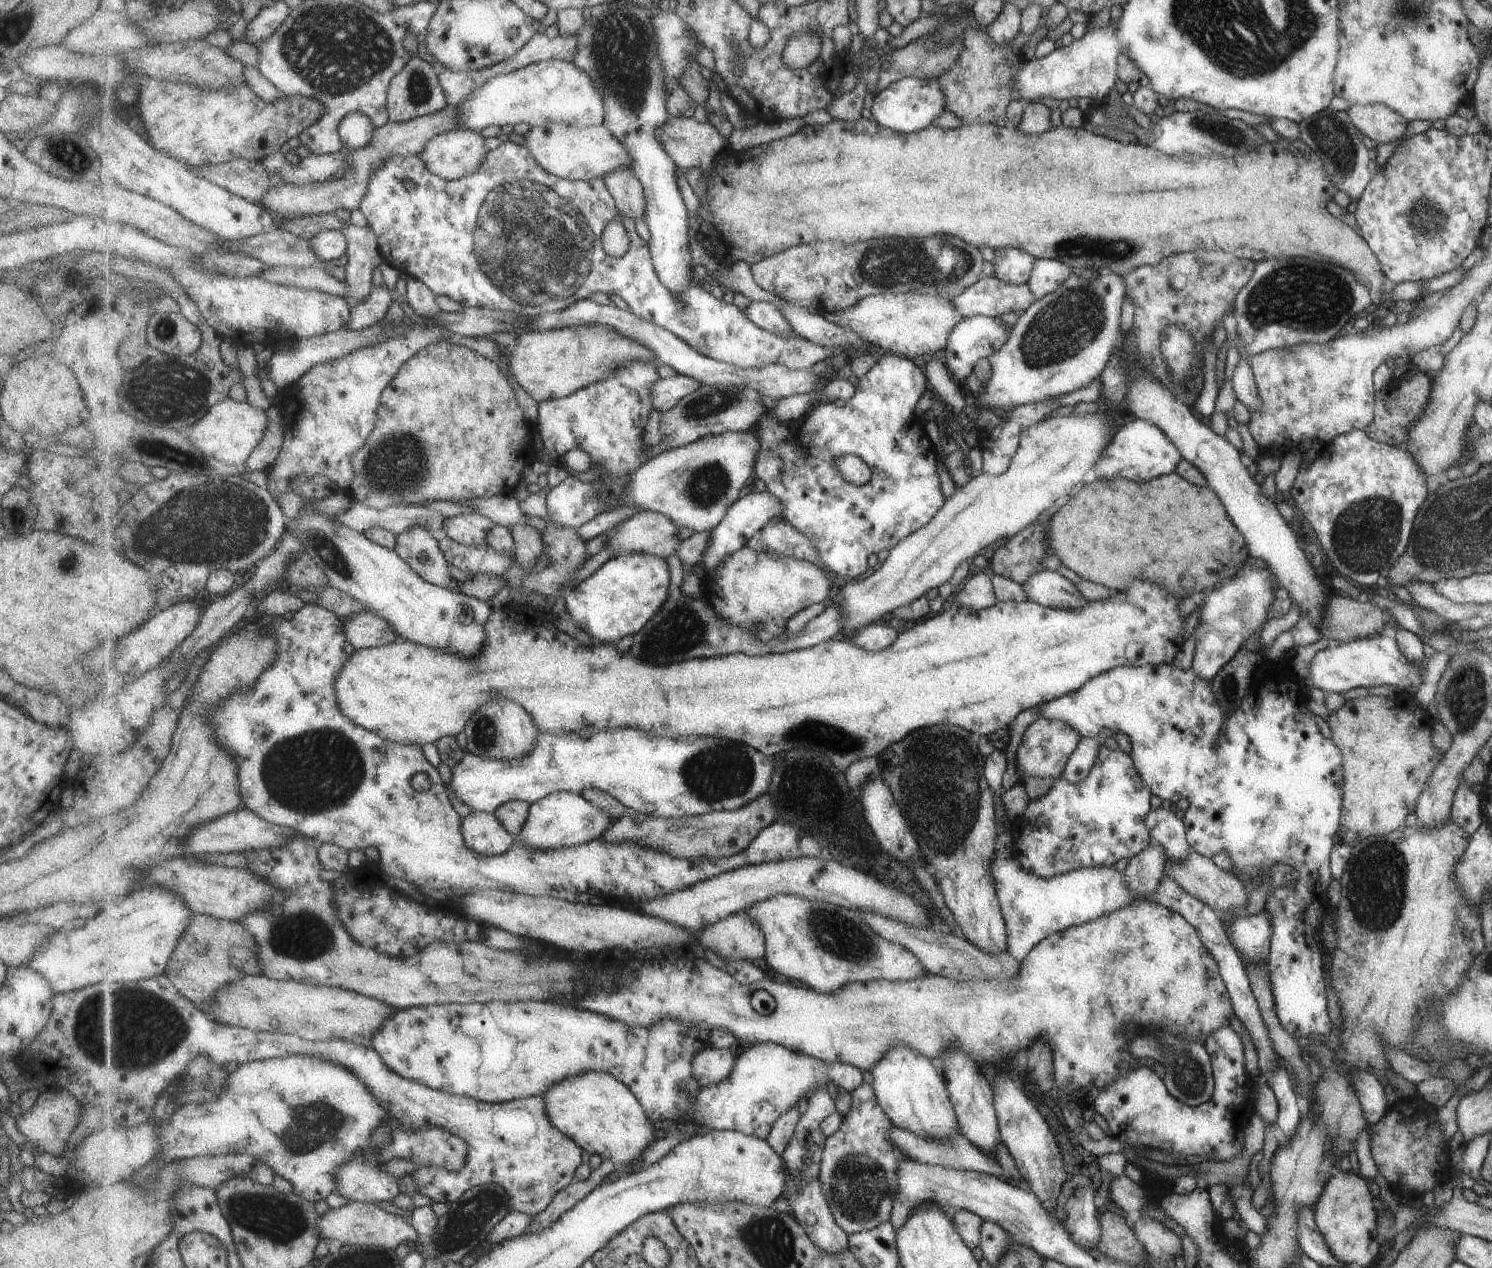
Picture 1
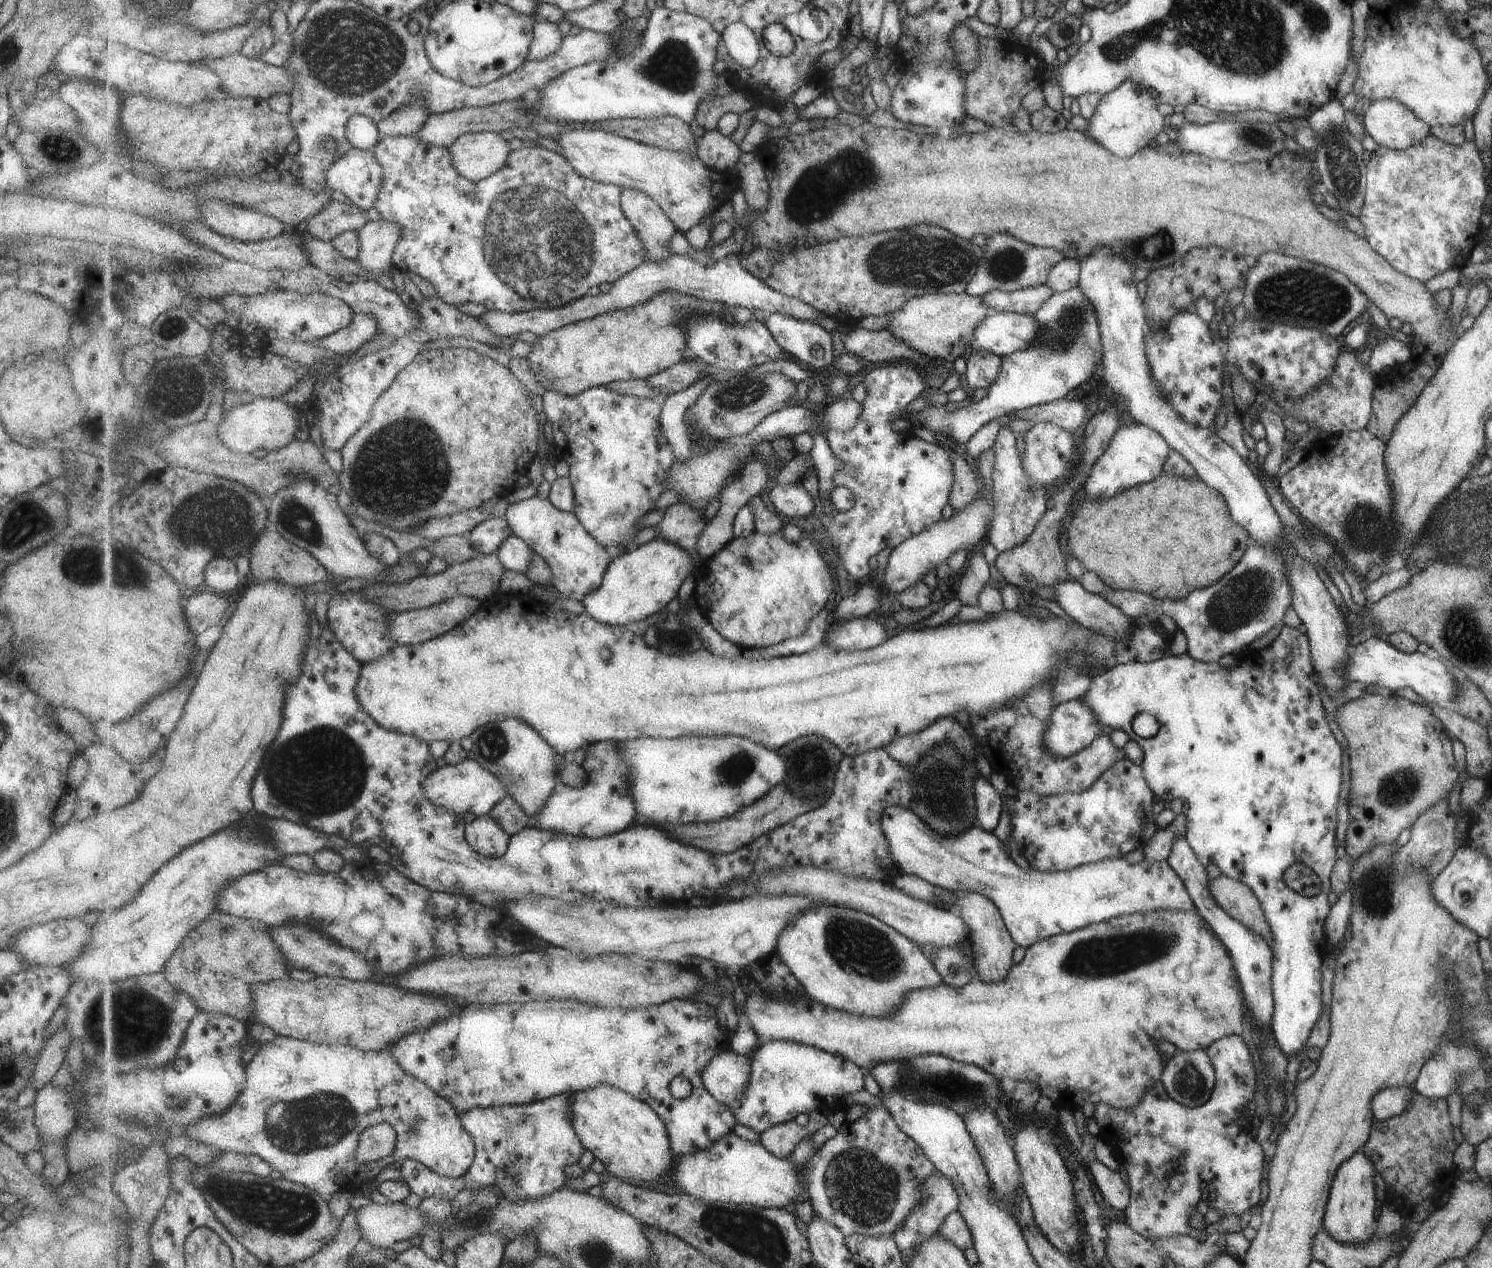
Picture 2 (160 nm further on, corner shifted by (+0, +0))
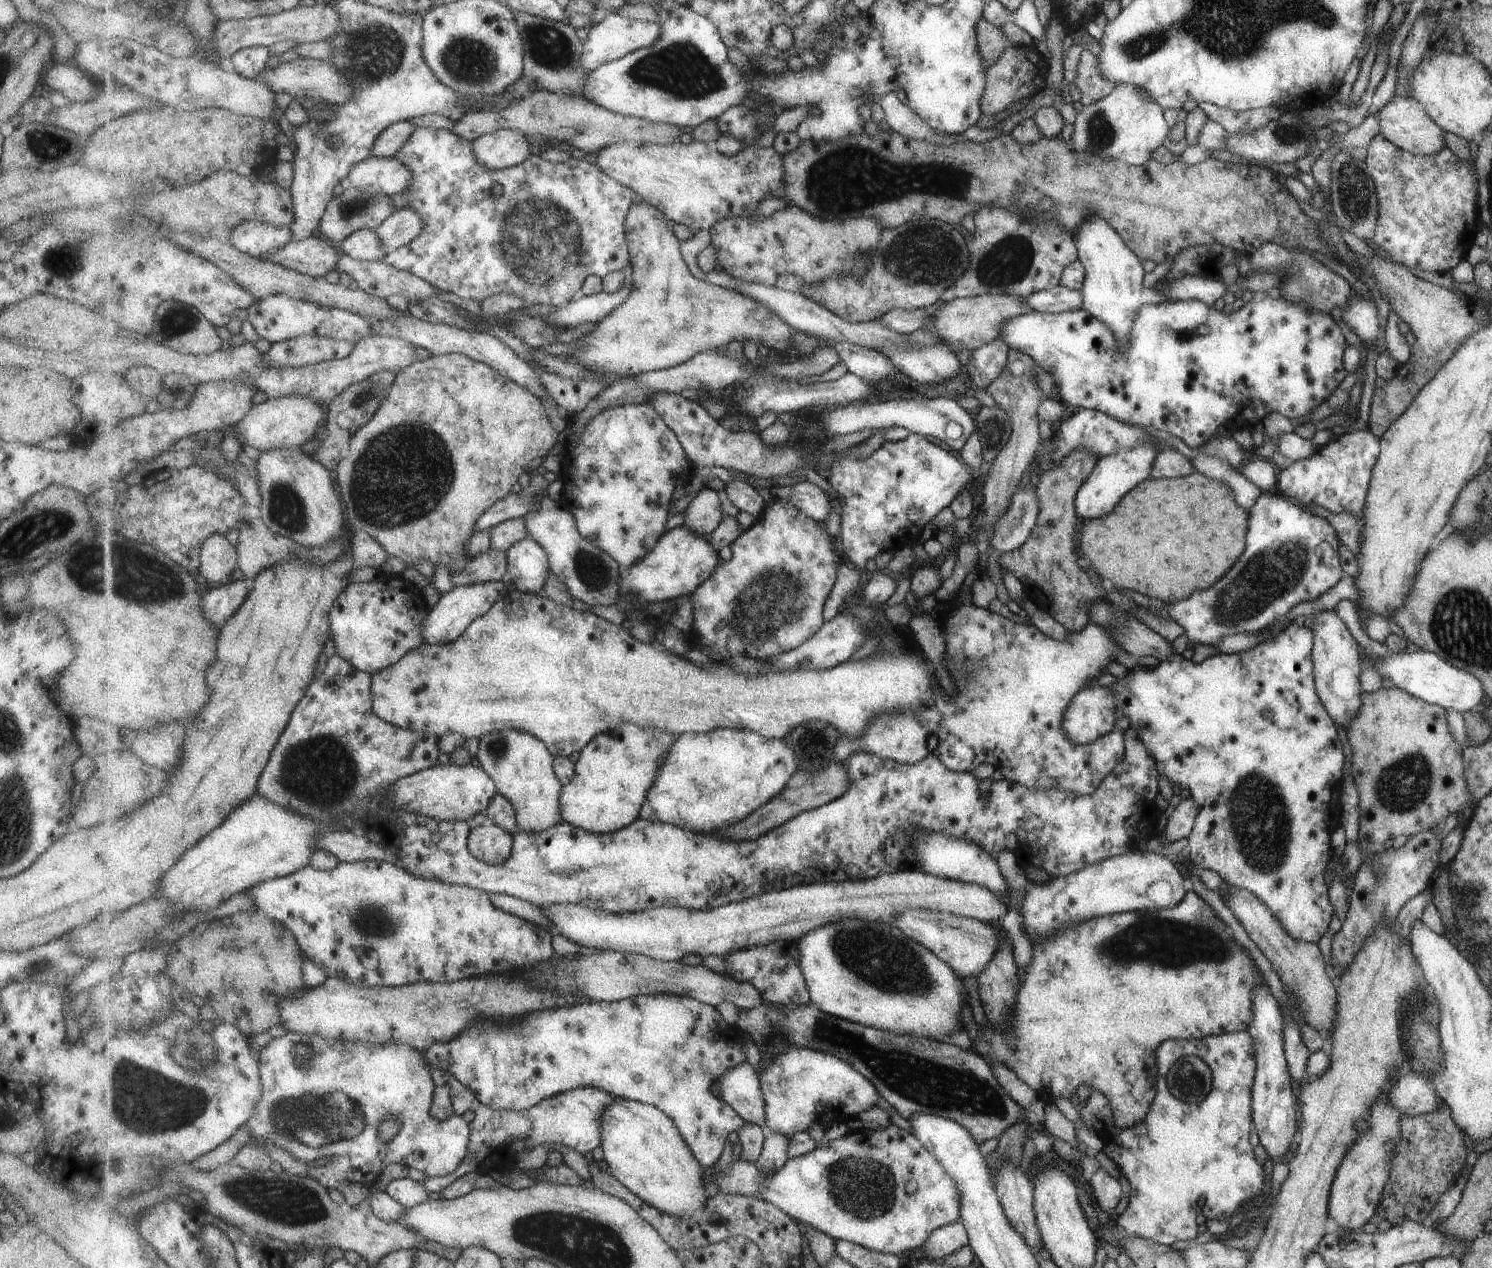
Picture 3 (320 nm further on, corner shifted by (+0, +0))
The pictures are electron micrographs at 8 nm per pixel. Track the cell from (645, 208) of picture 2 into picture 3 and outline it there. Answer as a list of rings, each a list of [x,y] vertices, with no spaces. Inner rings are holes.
[[[645,200],[633,203],[626,218],[626,235],[630,244],[630,262],[633,268],[632,293],[595,328],[583,336],[584,343],[568,359],[575,359],[594,373],[613,373],[621,377],[640,375],[649,371],[668,369],[688,361],[701,351],[725,349],[731,340],[752,340],[768,349],[789,350],[794,347],[792,335],[796,332],[768,306],[747,295],[713,285],[695,278],[683,260],[681,240],[671,230],[669,218],[655,205]]]

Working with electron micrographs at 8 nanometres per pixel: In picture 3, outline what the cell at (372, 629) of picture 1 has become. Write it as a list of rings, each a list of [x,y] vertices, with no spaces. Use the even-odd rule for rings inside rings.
[[[502,581],[459,585],[440,597],[439,602],[428,611],[423,623],[423,636],[432,645],[446,645],[457,640],[478,618],[486,615],[494,604],[507,592],[507,584]]]

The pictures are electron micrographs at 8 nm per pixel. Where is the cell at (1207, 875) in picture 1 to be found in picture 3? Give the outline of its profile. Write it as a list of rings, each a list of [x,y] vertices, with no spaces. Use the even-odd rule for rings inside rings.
[[[1232,886],[1228,894],[1223,896],[1223,903],[1243,926],[1261,954],[1271,963],[1272,970],[1282,982],[1283,988],[1289,993],[1294,993],[1294,1000],[1298,1001],[1298,1008],[1302,1010],[1305,1024],[1328,1038],[1334,1028],[1334,1020],[1338,1019],[1338,997],[1337,989],[1326,972],[1326,960],[1318,944],[1295,940],[1282,927],[1274,913],[1248,890]]]

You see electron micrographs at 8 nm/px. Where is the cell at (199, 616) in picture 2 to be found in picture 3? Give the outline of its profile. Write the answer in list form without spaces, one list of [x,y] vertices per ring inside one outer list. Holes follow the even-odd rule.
[[[237,577],[224,585],[206,587],[203,592],[202,609],[205,616],[219,629],[241,608],[249,598],[245,577]]]

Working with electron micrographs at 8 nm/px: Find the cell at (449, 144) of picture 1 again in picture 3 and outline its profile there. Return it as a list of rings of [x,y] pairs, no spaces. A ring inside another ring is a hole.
[[[513,129],[480,136],[472,145],[479,162],[492,169],[514,167],[525,162],[531,156],[532,147],[526,133]]]

